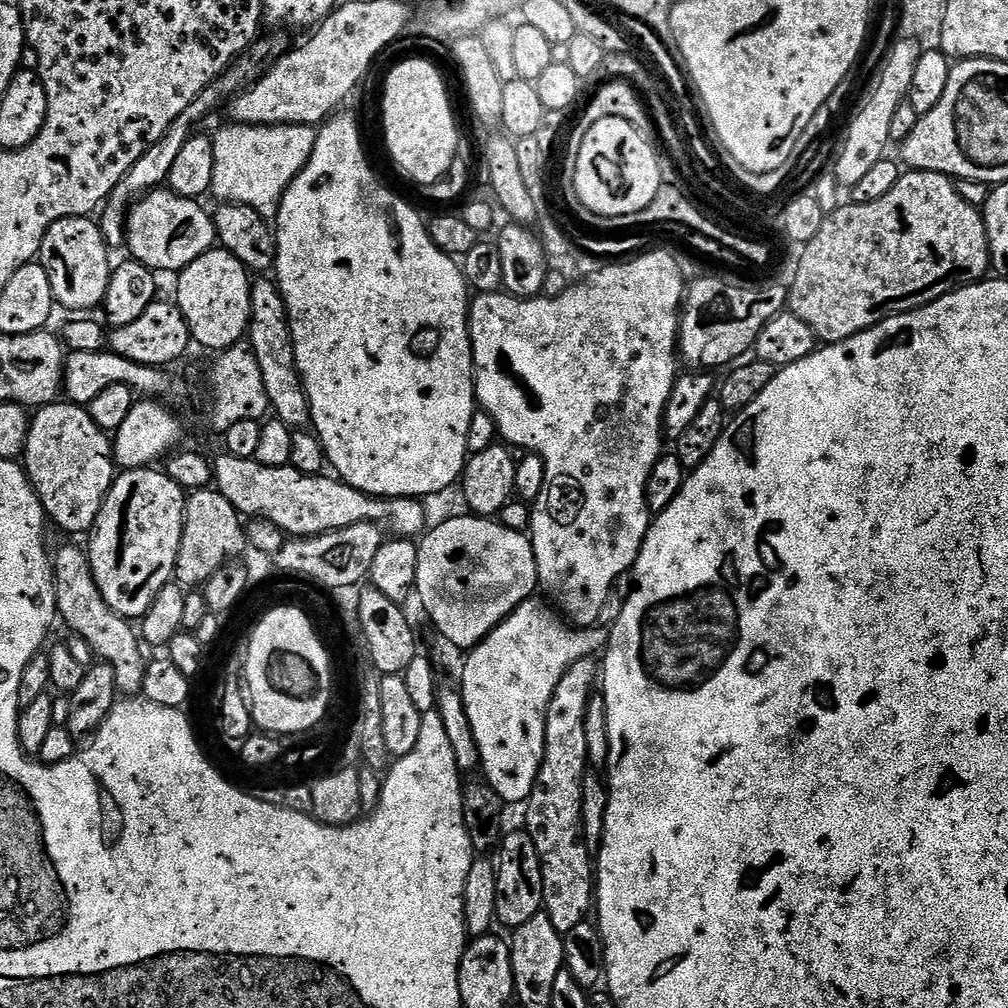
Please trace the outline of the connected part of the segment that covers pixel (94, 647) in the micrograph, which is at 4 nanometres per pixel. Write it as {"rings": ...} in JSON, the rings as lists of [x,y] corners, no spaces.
{"rings":[[[68,543],[72,544],[62,545],[52,556],[52,577],[56,587],[56,610],[59,619],[62,624],[64,620],[71,635],[81,636],[86,638],[86,642],[90,642],[90,650],[97,661],[112,667],[114,682],[121,693],[139,693],[144,686],[146,655],[144,656],[145,649],[137,629],[106,604],[98,583],[95,582],[87,551],[81,545],[80,548],[76,545],[79,543]]]}

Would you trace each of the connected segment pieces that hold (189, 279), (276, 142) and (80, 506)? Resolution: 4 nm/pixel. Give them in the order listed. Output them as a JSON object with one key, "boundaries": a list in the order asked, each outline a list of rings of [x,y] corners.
{"boundaries":[[[[219,246],[211,248],[202,258],[194,258],[175,277],[174,303],[186,318],[189,337],[204,348],[213,348],[219,354],[245,339],[250,322],[250,273],[234,254]]],[[[229,123],[220,133],[215,133],[214,146],[214,178],[212,179],[211,195],[217,196],[217,201],[229,204],[250,206],[262,214],[269,222],[275,221],[282,198],[294,182],[294,178],[310,162],[310,154],[314,154],[314,142],[317,129],[311,124],[278,124],[278,125],[248,125]]],[[[57,402],[54,404],[47,404],[44,408],[35,409],[34,415],[31,417],[32,425],[28,431],[28,437],[26,438],[26,446],[24,447],[24,455],[22,457],[22,467],[25,472],[28,473],[28,480],[32,483],[32,488],[38,494],[38,498],[42,502],[44,507],[45,517],[49,521],[52,520],[61,528],[64,532],[69,532],[69,537],[80,538],[88,534],[94,526],[95,518],[98,517],[98,512],[102,509],[103,500],[106,498],[108,492],[111,489],[112,481],[116,479],[118,475],[118,465],[114,459],[114,444],[110,439],[109,433],[104,432],[94,422],[94,418],[88,413],[87,407],[71,402]]]]}

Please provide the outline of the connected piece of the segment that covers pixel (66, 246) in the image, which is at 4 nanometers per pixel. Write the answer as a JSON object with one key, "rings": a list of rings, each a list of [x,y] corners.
{"rings":[[[86,216],[62,218],[46,230],[38,263],[50,277],[50,290],[54,290],[54,298],[61,309],[69,308],[72,314],[88,314],[91,308],[99,309],[103,305],[114,267],[114,260],[108,255],[110,249],[95,219]]]}

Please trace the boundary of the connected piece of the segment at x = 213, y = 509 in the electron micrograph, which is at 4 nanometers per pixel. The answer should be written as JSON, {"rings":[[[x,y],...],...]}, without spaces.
{"rings":[[[215,487],[199,488],[185,502],[184,529],[175,571],[175,583],[192,590],[228,567],[249,547],[246,524],[239,512]]]}

